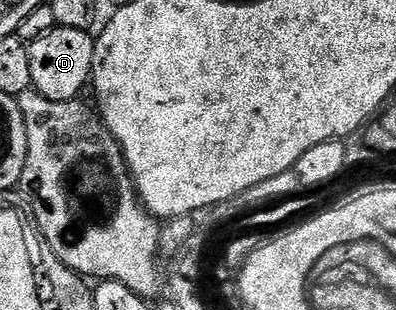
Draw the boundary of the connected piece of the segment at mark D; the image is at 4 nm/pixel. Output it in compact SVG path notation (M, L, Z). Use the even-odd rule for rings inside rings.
M56 25L48 34L30 42L27 51L31 85L41 96L58 102L73 102L82 95L79 93L83 89L88 89L95 51L95 38L88 31Z

